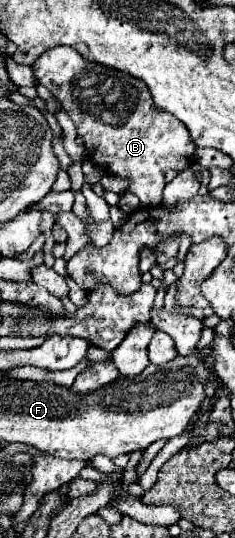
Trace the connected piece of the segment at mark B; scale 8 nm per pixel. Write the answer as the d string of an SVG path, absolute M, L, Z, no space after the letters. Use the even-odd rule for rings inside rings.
M71 46L47 50L33 64L35 78L63 106L75 122L77 134L83 138L87 156L107 172L129 182L131 192L141 200L141 206L151 208L161 204L165 188L165 170L181 172L191 166L197 146L191 144L189 130L173 114L157 110L145 82L87 62Z

